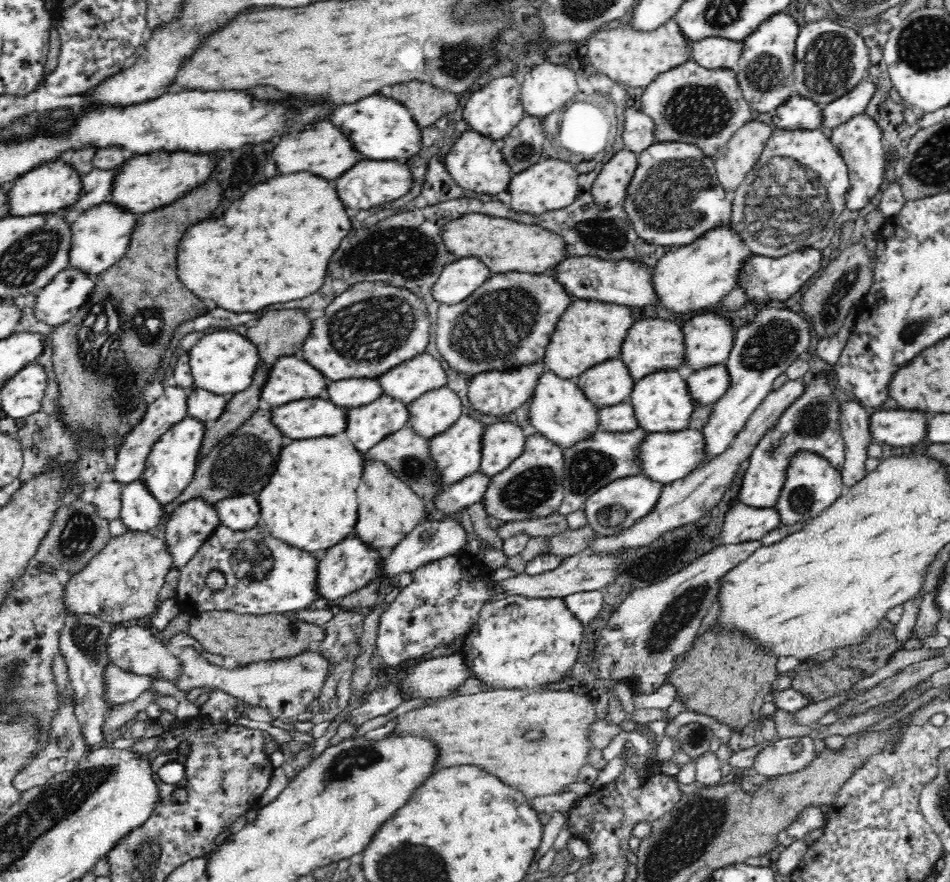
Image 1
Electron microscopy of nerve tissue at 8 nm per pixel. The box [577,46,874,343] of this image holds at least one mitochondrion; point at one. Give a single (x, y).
(788, 198)

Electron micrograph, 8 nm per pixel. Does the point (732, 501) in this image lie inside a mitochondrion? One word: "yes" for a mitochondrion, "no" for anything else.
no

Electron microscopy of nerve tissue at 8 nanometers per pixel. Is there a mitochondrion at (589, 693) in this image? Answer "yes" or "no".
no

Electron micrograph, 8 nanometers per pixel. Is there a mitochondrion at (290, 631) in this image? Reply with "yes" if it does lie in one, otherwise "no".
yes

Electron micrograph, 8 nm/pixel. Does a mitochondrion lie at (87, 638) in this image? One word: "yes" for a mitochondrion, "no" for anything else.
yes

